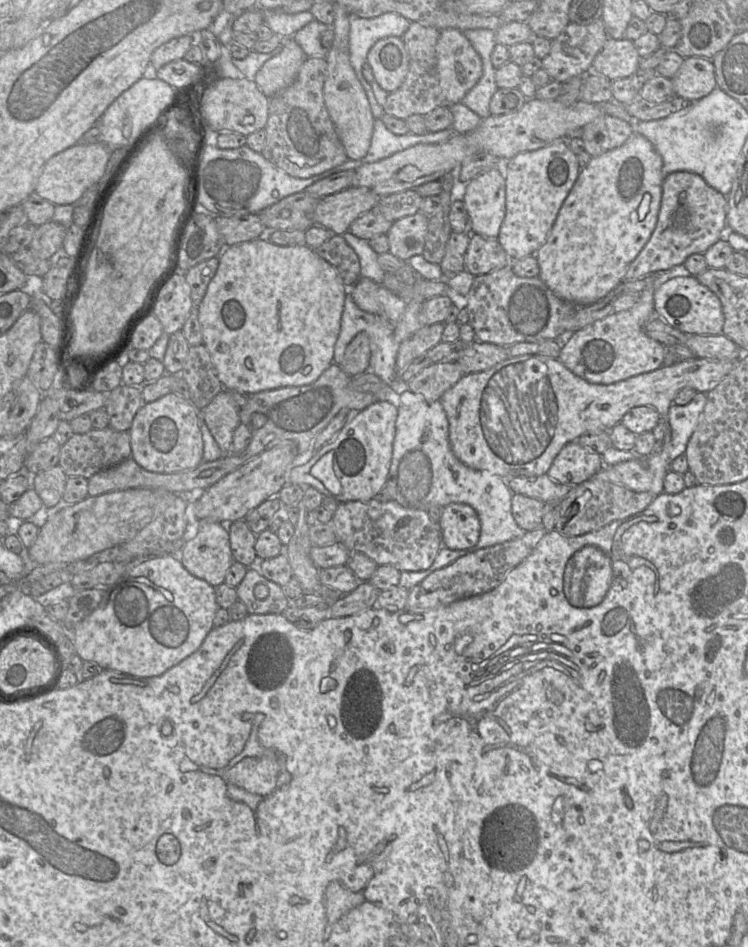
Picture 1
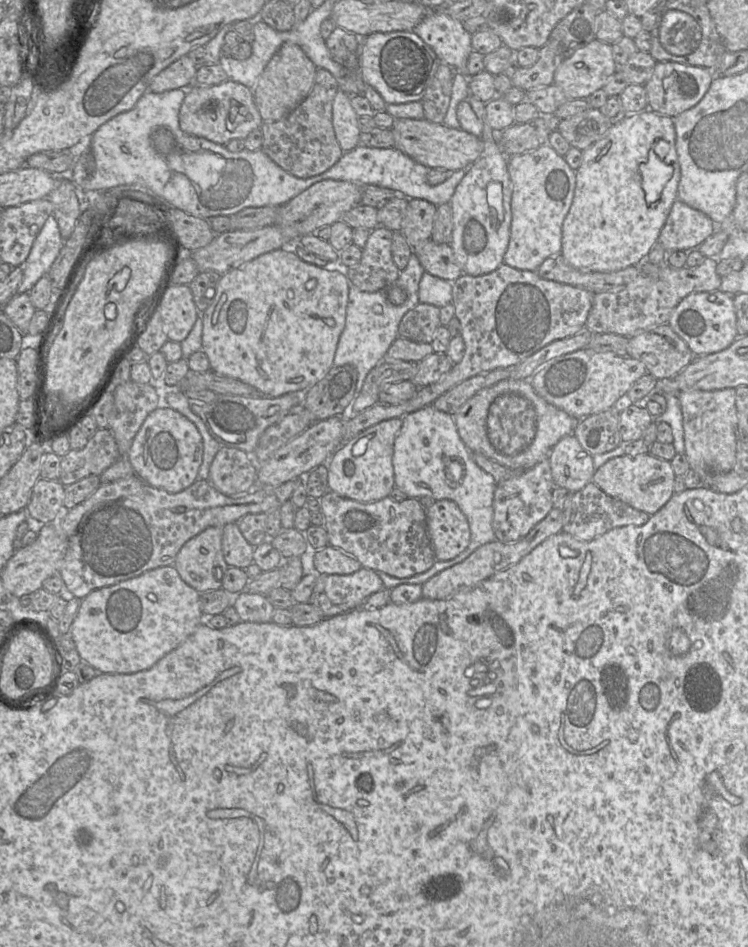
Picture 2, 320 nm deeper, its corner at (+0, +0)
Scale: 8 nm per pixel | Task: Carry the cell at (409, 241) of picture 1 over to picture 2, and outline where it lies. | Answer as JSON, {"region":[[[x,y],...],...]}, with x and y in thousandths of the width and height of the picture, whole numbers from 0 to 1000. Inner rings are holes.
{"region":[[[512,239],[495,244],[481,277],[467,283],[457,283],[469,301],[483,307],[503,308],[519,305],[528,299],[536,286],[524,271],[525,248],[525,244]]]}

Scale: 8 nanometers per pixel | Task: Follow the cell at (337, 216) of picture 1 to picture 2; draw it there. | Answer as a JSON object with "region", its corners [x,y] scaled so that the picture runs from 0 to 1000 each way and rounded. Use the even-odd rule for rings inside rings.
{"region":[[[368,237],[340,243],[311,243],[289,247],[281,258],[257,265],[255,271],[261,276],[266,287],[287,286],[299,290],[353,267],[374,263],[380,257],[381,250]]]}

